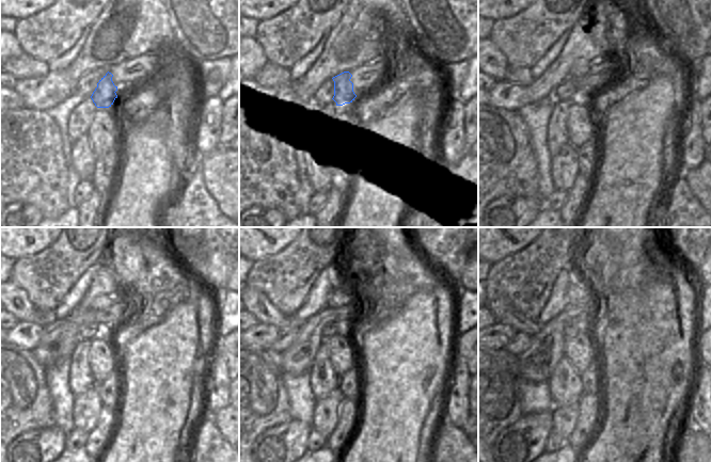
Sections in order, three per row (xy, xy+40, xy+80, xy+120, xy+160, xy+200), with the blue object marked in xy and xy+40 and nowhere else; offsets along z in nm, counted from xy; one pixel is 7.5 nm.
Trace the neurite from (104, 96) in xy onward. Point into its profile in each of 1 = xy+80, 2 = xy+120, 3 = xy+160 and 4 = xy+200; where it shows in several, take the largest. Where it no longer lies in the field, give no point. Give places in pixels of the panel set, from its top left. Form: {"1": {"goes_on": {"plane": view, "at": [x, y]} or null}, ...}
{"1": {"goes_on": {"plane": "xy+80", "at": [580, 73]}}, "2": {"goes_on": {"plane": "xy+120", "at": [99, 313]}}, "3": {"goes_on": {"plane": "xy+160", "at": [298, 359]}}, "4": {"goes_on": {"plane": "xy+200", "at": [537, 364]}}}

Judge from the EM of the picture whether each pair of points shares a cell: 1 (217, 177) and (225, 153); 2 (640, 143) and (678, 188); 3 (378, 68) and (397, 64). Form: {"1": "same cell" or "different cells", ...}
{"1": "same cell", "2": "different cells", "3": "different cells"}

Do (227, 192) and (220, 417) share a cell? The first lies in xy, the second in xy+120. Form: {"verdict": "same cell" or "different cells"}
{"verdict": "same cell"}

